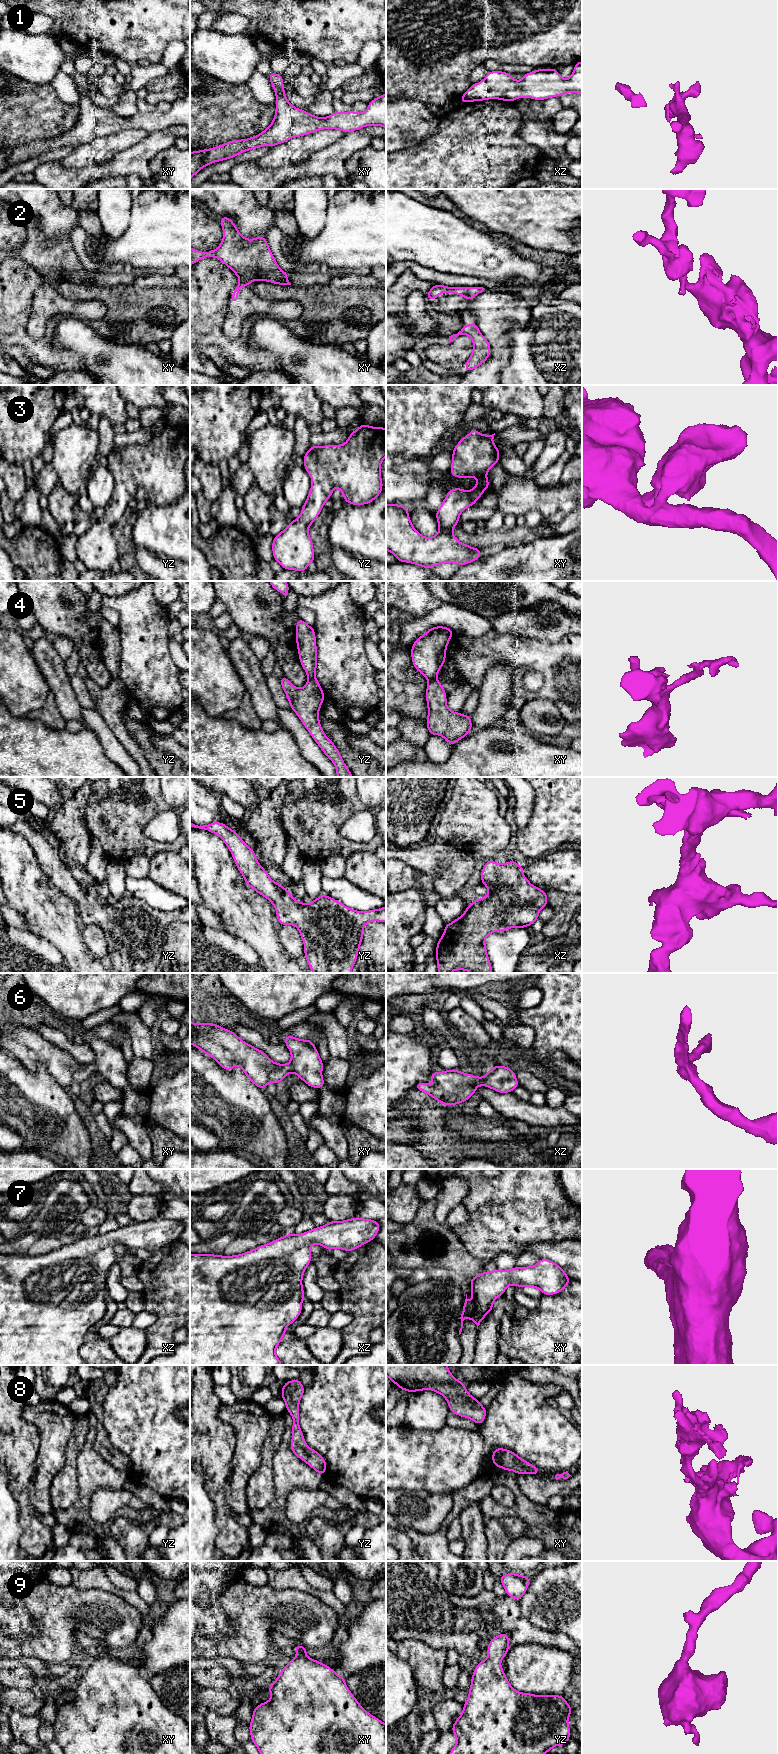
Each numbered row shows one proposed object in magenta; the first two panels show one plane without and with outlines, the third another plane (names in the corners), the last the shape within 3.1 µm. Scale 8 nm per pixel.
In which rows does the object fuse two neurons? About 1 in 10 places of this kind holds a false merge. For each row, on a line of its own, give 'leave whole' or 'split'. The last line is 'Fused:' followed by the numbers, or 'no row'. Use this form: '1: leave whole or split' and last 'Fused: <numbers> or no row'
1: leave whole
2: leave whole
3: leave whole
4: split
5: leave whole
6: leave whole
7: leave whole
8: leave whole
9: leave whole
Fused: 4

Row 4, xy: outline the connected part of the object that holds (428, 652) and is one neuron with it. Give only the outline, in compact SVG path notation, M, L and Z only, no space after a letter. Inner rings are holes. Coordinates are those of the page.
M445 626L431 627L411 646L412 664L428 681L437 678L445 663L447 646L454 633Z

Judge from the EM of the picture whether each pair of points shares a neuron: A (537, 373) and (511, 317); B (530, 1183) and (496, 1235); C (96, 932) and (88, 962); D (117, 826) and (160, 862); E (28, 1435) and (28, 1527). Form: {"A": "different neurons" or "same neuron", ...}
{"A": "different neurons", "B": "same neuron", "C": "different neurons", "D": "different neurons", "E": "same neuron"}

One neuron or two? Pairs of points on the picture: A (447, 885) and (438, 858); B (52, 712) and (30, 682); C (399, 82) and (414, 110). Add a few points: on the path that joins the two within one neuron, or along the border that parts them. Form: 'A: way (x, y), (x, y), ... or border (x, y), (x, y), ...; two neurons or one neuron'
A: way (444, 878), (437, 870), (437, 865); one neuron
B: border (50, 691), (40, 707), (25, 715); two neurons
C: border (396, 99), (415, 99), (425, 104); two neurons

